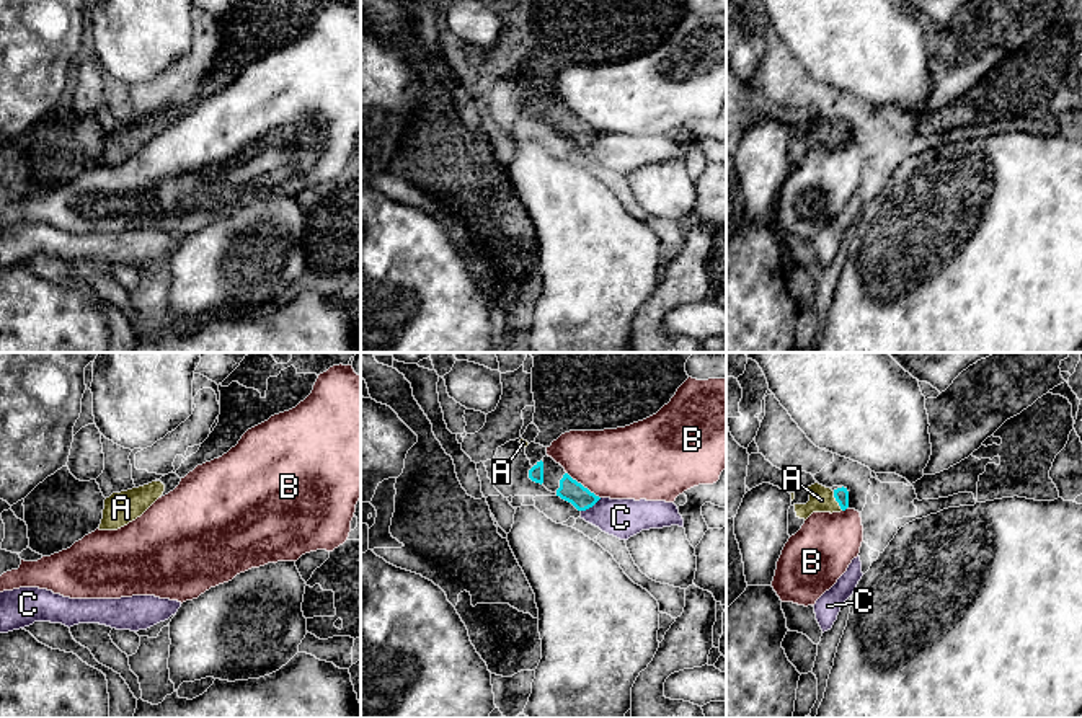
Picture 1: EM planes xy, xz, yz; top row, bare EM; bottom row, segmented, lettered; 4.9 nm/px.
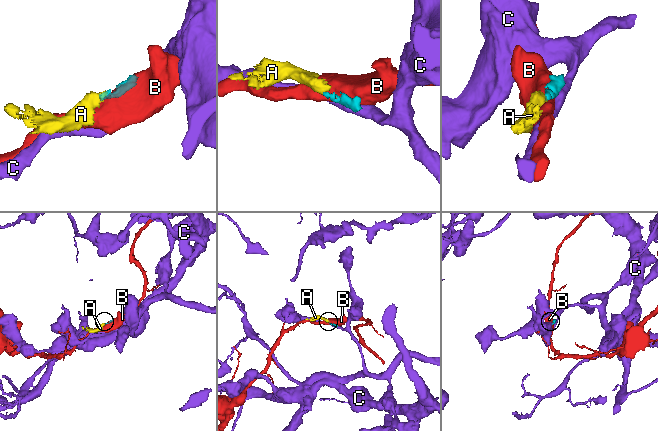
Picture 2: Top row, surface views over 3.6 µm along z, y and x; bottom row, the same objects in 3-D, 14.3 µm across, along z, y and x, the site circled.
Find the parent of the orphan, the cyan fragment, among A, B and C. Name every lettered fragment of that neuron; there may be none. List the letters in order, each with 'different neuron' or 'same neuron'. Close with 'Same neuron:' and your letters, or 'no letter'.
A: same neuron
B: different neuron
C: different neuron
Same neuron: A

